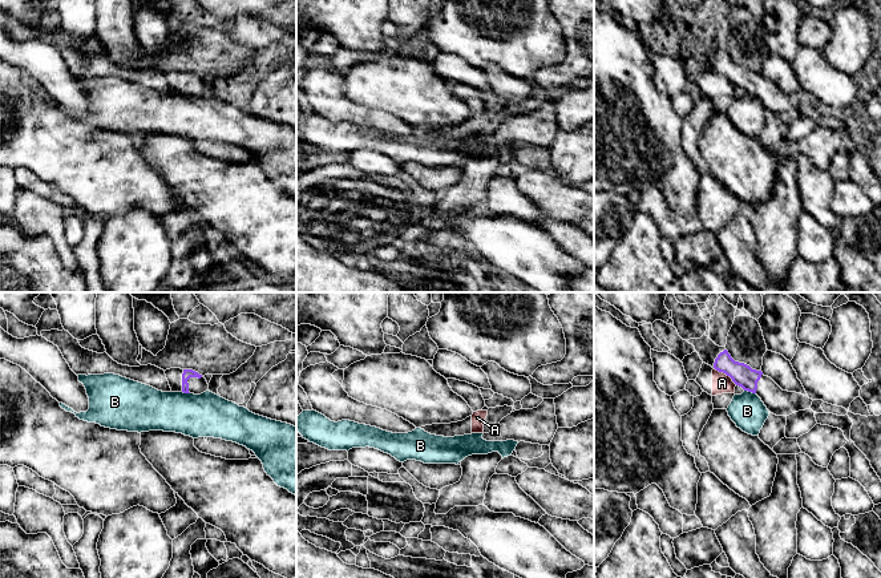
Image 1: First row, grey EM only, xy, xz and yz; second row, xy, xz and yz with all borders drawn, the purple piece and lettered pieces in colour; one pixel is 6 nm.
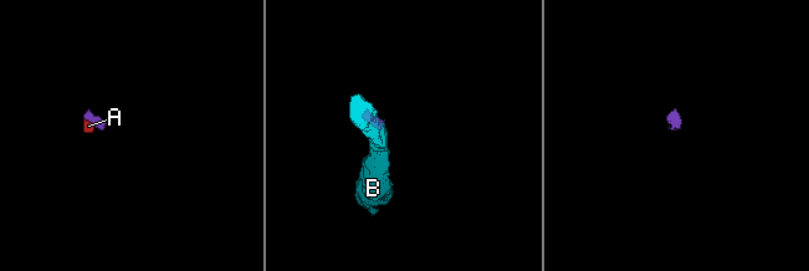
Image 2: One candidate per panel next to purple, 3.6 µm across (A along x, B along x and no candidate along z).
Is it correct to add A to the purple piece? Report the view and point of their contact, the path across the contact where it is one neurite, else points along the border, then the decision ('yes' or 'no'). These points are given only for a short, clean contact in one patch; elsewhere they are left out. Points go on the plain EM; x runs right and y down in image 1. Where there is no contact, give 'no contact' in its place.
yz (726, 76) | along yz (714, 69), (724, 75), (736, 87) | no

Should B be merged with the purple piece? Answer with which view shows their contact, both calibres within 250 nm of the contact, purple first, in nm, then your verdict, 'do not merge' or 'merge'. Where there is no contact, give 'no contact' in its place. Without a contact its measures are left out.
contact in yz; calibres 140 and 220 nm; do not merge

